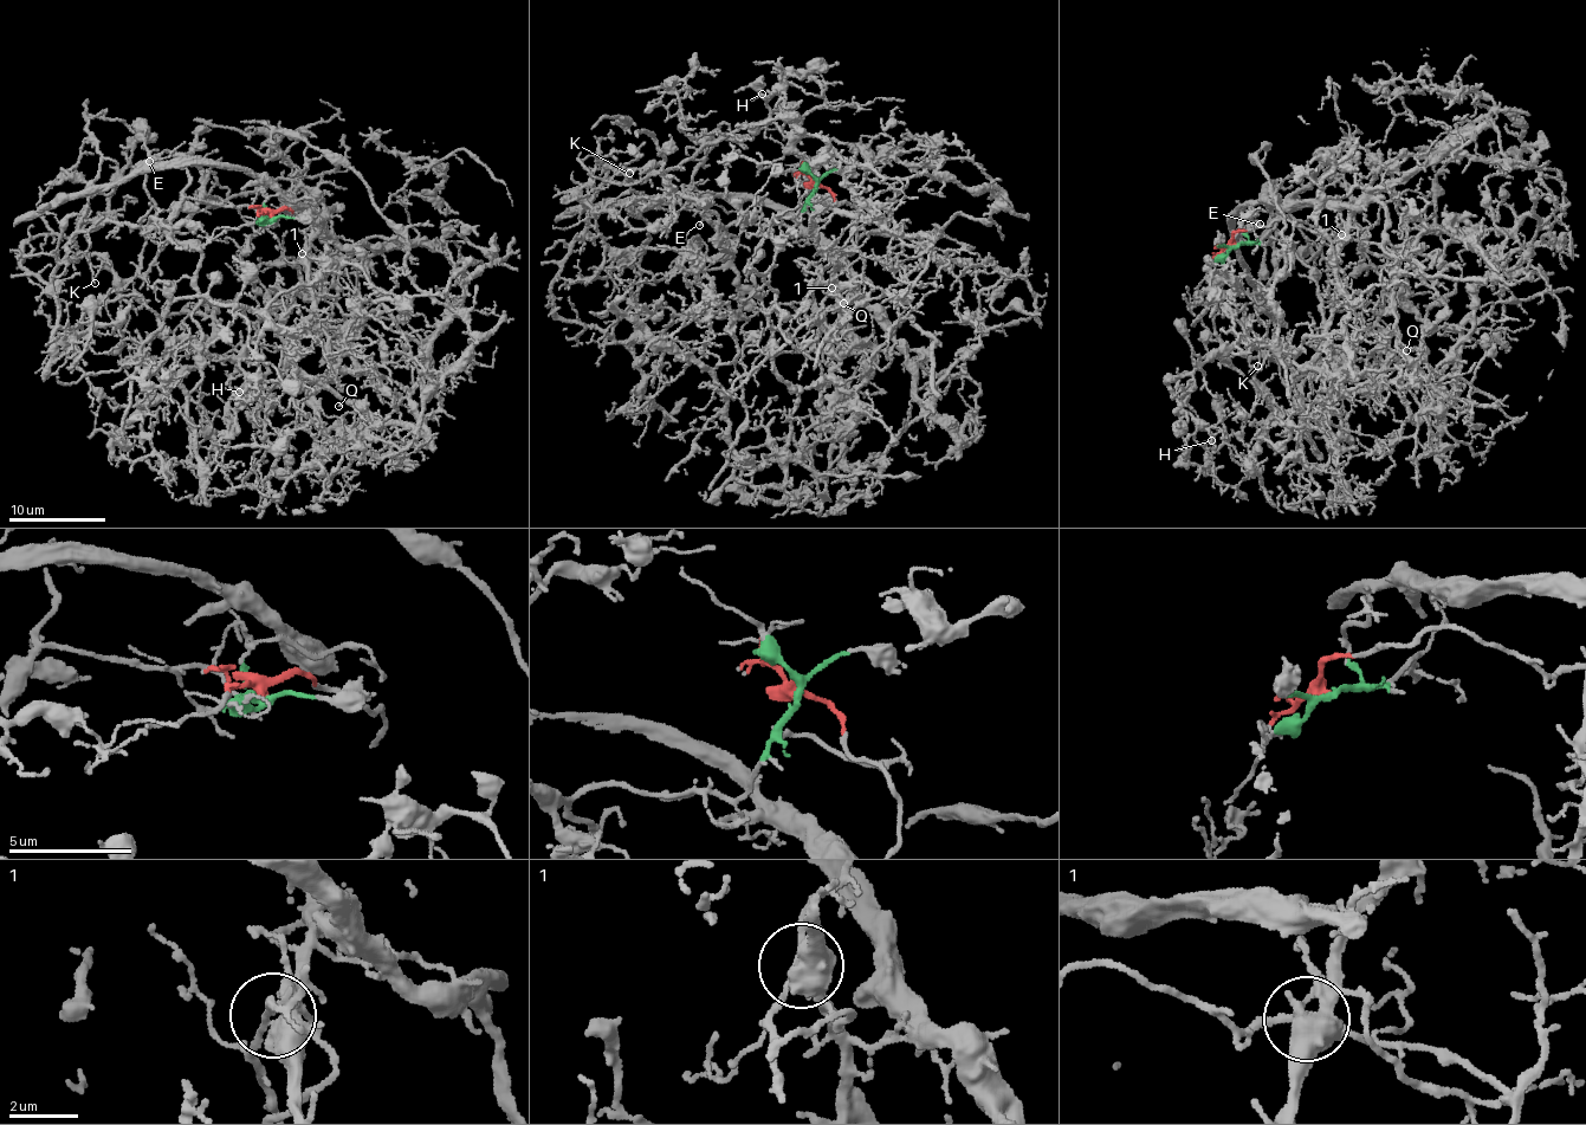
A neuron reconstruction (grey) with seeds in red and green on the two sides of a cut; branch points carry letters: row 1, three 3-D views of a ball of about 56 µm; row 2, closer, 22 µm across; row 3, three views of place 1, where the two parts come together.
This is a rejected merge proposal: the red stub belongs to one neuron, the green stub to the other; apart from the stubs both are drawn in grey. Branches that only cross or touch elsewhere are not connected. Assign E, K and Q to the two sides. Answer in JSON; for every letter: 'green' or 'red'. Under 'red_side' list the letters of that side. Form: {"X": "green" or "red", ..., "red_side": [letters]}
{"E": "red", "K": "green", "Q": "red", "red_side": ["E", "Q"]}

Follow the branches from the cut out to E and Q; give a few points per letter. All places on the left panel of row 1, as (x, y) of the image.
E: (273, 215), (317, 221), (297, 269), (312, 299), (364, 243), (349, 250), (311, 212), (238, 169), (149, 162)
Q: (273, 215), (285, 209), (317, 221), (319, 230), (296, 265), (327, 336), (334, 380), (349, 394), (337, 406)

